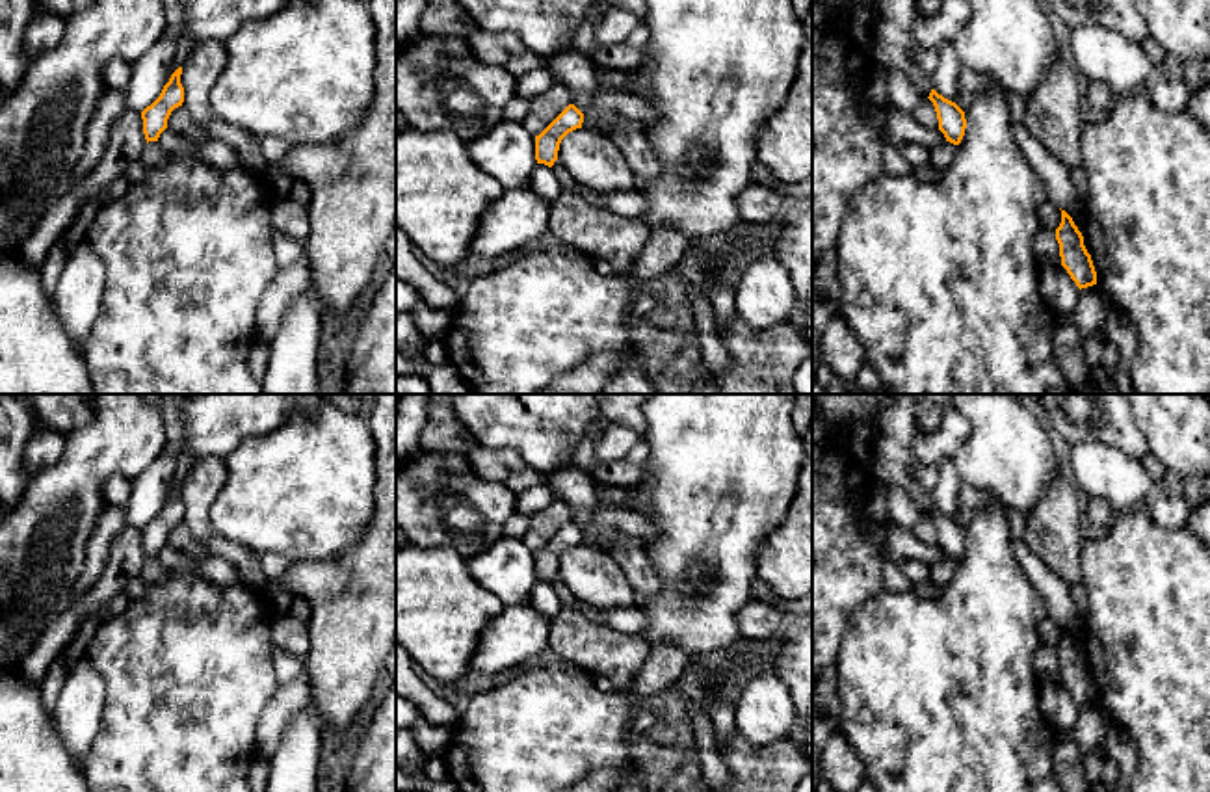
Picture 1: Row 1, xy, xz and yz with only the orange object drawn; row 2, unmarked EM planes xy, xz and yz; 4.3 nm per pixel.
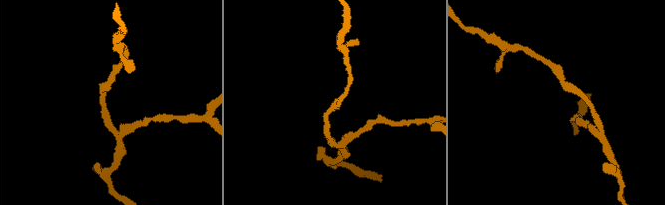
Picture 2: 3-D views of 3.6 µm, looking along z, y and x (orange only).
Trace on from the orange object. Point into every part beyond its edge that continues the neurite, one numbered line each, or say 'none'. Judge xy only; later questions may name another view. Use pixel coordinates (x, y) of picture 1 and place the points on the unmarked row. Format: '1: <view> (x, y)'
none

